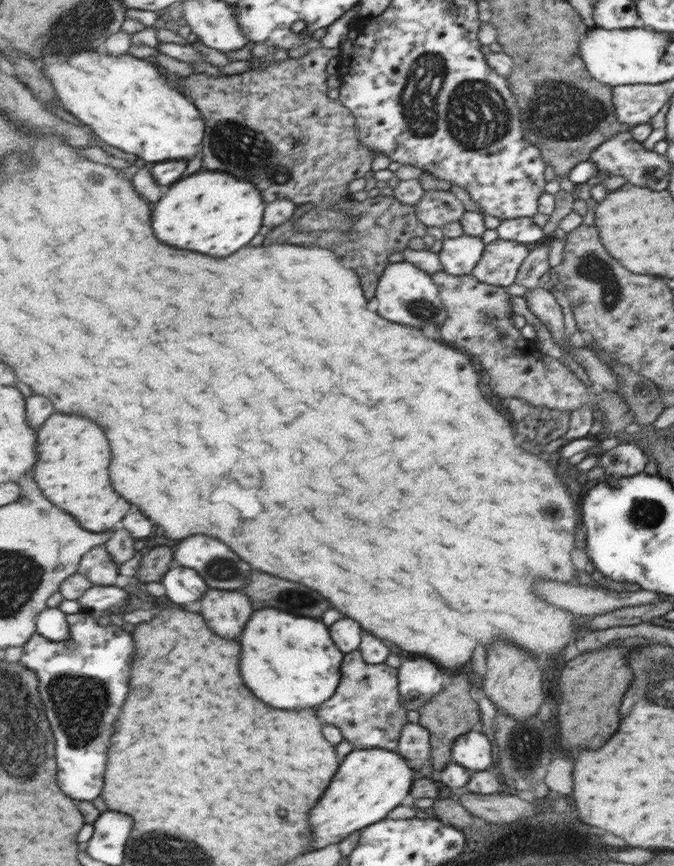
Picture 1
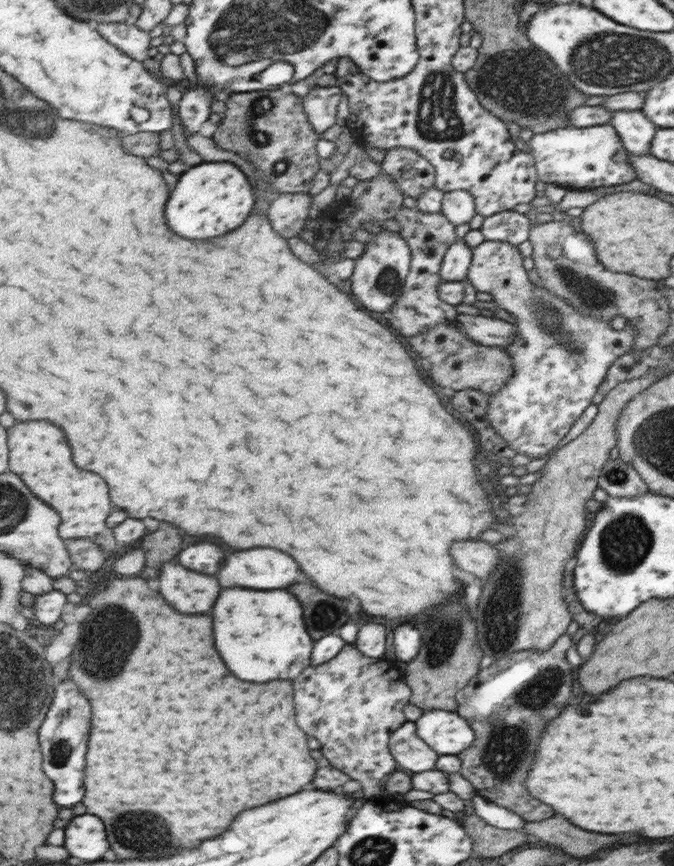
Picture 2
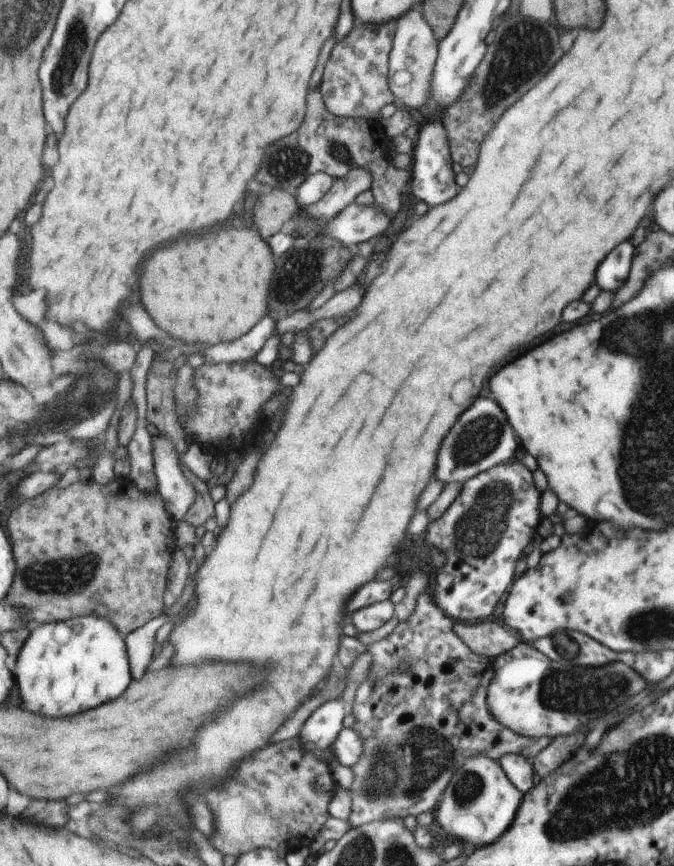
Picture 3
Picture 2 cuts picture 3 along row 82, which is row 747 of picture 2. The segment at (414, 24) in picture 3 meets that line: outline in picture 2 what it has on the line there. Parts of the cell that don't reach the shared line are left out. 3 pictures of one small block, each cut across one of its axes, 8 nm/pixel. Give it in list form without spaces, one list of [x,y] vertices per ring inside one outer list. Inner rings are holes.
[[[408,722],[391,736],[390,749],[400,766],[410,772],[426,772],[435,768],[439,754],[415,731],[416,723]]]

